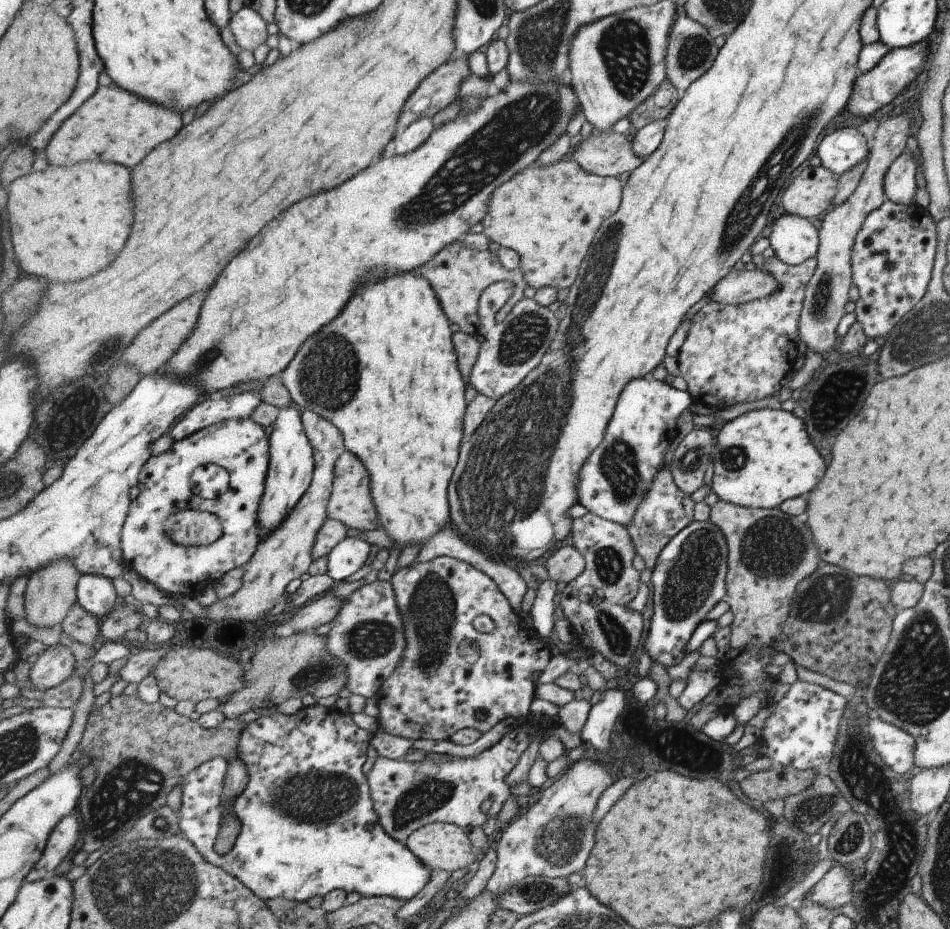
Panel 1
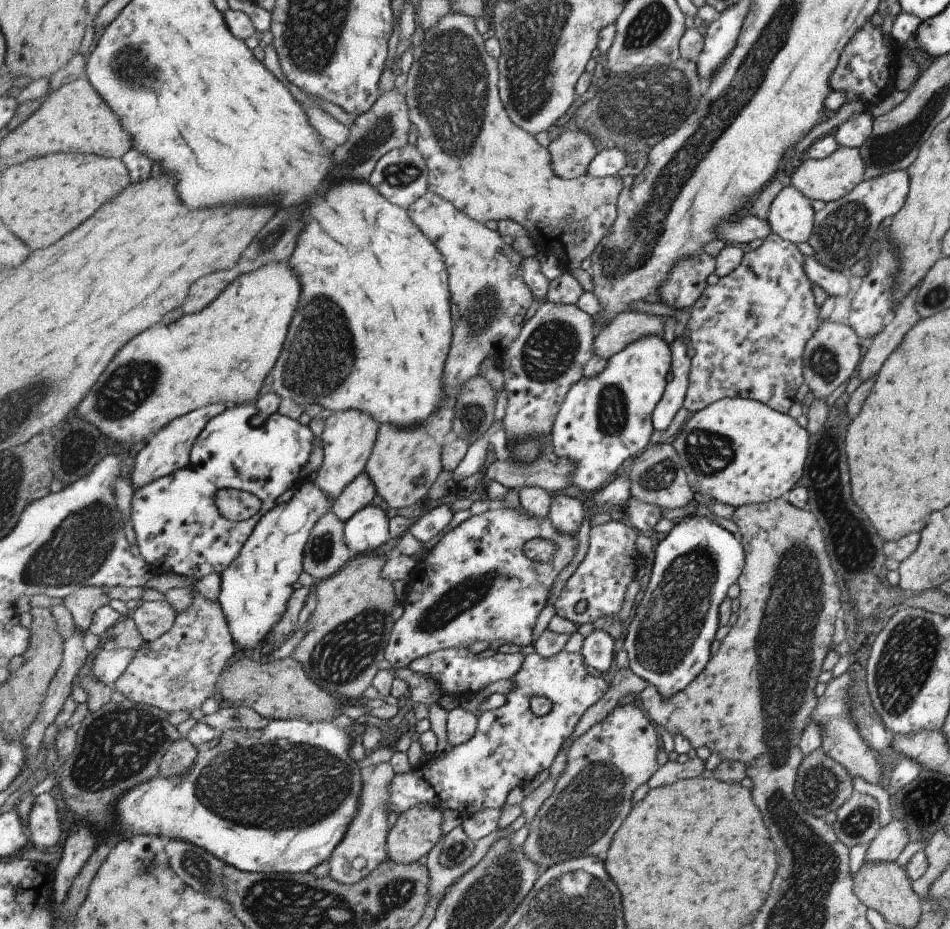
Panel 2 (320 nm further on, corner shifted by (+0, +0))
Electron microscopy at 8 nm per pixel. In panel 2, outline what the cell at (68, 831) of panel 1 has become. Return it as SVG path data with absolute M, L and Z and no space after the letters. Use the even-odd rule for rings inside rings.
M45 793L34 798L28 814L28 824L31 842L38 850L53 848L59 842L63 826L59 816L59 804L51 794Z

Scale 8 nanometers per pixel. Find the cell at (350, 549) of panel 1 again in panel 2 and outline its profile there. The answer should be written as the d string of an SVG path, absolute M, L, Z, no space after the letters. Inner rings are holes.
M368 504L345 523L345 536L353 555L379 550L389 542L390 518L383 508Z

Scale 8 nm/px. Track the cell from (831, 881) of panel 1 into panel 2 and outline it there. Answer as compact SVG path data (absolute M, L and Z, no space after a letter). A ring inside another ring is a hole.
M893 819L878 830L869 843L863 861L894 861L908 842L909 837L905 822Z

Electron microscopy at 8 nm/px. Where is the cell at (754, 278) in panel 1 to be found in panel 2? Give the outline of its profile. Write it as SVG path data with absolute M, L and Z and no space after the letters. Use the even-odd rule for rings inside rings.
M642 310L619 313L596 336L595 355L610 359L628 344L653 333L662 335L663 330L665 322L659 316L644 313Z

